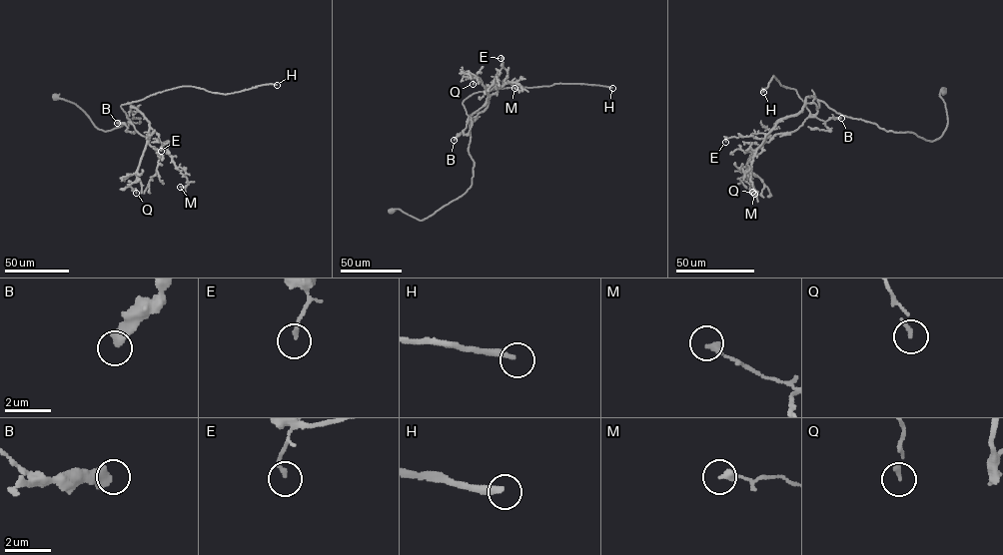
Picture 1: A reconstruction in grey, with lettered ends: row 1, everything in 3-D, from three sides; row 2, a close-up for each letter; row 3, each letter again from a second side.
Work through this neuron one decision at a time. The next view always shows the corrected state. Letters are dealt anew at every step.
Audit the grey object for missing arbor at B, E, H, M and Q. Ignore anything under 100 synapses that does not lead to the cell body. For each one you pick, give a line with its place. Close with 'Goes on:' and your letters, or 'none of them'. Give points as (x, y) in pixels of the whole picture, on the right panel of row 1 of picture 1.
H: place (763, 92)
Goes on: H

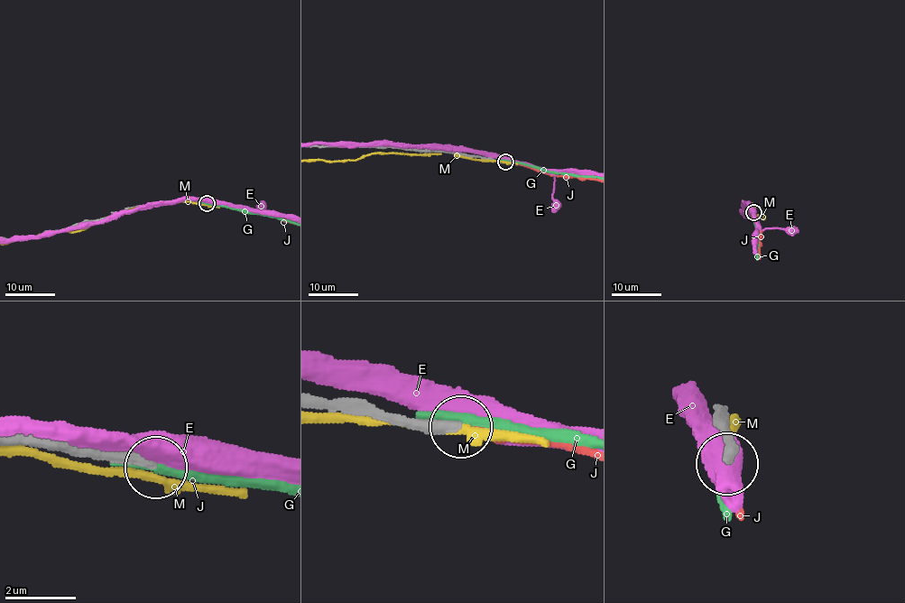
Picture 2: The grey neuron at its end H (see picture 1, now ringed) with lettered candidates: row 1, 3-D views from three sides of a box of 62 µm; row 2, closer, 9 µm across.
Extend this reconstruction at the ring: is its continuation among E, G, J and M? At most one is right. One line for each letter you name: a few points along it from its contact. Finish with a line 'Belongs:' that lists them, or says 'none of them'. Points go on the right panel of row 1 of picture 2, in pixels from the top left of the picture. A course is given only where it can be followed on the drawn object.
Belongs: J

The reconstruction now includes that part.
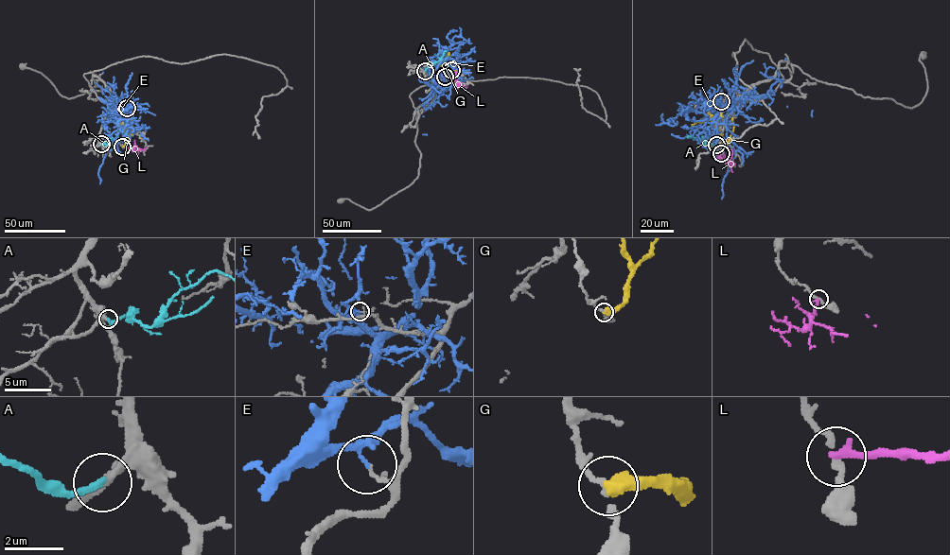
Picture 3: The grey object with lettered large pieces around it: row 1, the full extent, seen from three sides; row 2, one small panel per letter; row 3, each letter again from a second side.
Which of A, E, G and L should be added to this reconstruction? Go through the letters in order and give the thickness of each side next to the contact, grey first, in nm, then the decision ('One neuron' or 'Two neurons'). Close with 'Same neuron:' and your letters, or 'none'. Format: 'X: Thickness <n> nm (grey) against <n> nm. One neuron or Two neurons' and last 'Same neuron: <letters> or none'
A: Thickness 170 nm (grey) against 220 nm. One neuron
E: Thickness 110 nm (grey) against 130 nm. Two neurons
G: Thickness 180 nm (grey) against 480 nm. Two neurons
L: Thickness 200 nm (grey) against 280 nm. Two neurons
Same neuron: A

